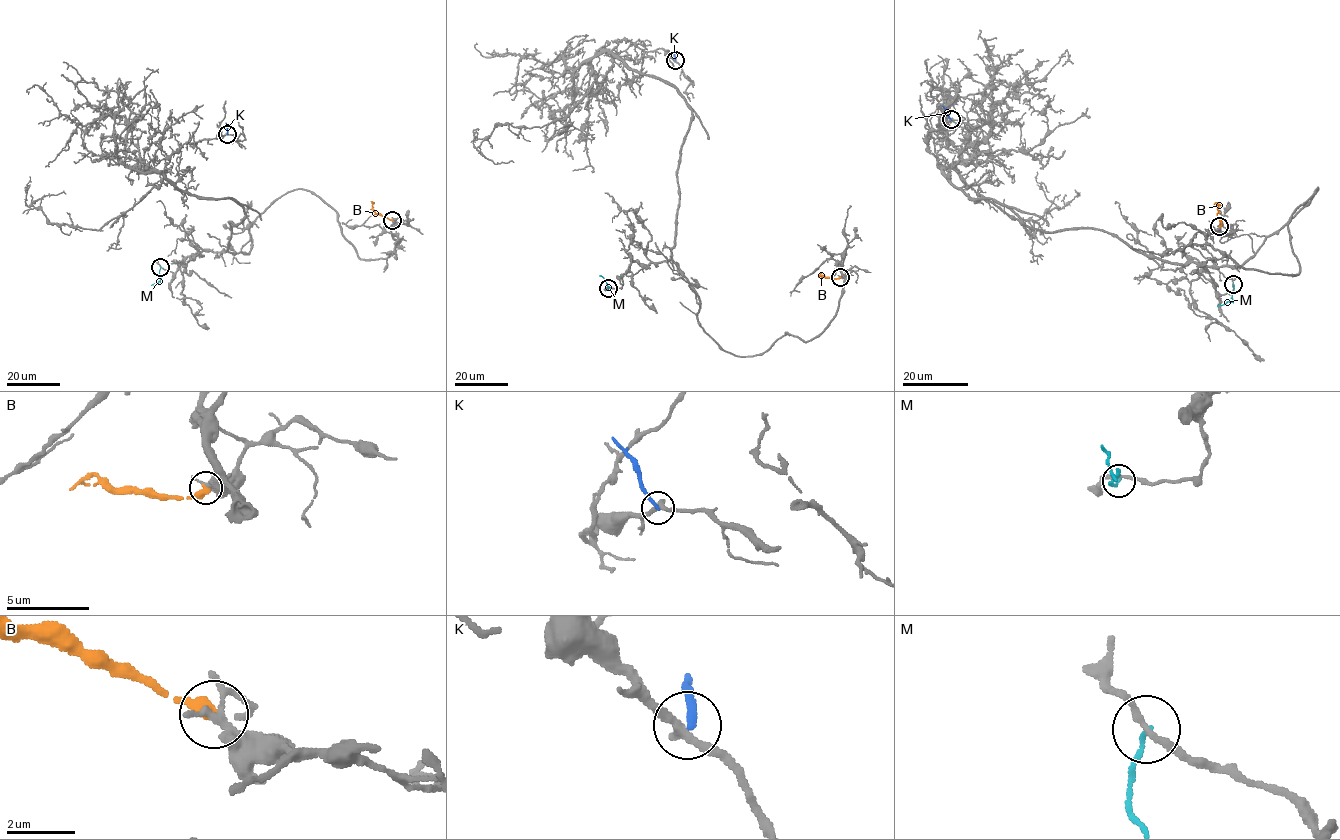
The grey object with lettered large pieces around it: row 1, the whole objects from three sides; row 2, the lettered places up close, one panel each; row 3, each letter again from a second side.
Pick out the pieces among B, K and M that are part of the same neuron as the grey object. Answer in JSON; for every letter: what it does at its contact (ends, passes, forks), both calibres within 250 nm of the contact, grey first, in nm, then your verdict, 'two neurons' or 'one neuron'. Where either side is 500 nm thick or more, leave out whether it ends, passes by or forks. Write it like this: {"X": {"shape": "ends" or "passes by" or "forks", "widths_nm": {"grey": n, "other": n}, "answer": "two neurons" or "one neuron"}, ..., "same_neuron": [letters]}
{"B": {"shape": "ends", "widths_nm": {"grey": 240, "other": 440}, "answer": "two neurons"}, "K": {"shape": "ends", "widths_nm": {"grey": 280, "other": 220}, "answer": "two neurons"}, "M": {"shape": "ends", "widths_nm": {"grey": 170, "other": 140}, "answer": "two neurons"}, "same_neuron": []}

